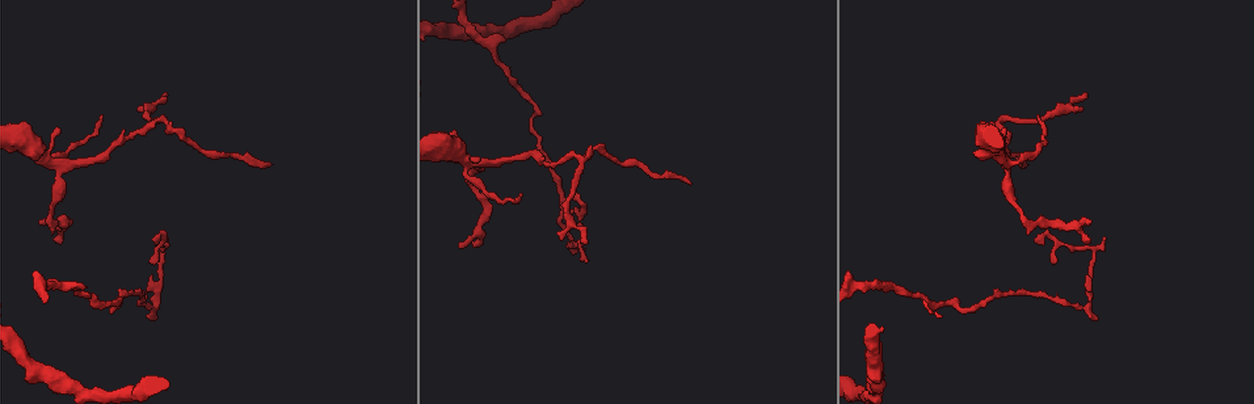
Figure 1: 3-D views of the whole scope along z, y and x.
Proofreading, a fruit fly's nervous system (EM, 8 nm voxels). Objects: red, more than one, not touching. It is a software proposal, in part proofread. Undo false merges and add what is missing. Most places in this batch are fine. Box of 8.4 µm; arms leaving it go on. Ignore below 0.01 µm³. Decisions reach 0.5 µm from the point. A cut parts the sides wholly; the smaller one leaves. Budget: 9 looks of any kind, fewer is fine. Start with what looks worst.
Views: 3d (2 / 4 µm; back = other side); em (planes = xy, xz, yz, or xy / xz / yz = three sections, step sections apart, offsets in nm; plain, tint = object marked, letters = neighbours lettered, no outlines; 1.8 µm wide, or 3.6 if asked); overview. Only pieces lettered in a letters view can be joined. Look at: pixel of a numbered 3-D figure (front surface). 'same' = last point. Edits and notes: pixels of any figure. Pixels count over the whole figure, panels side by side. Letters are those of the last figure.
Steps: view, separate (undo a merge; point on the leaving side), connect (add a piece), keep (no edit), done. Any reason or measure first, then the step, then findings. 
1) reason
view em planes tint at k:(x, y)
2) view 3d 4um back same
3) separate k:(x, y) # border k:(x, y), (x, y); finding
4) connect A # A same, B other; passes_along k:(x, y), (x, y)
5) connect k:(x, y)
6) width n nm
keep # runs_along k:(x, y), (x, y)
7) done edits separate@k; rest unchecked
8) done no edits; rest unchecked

sharp bend
view 3d 4um at 1:(1084, 308)

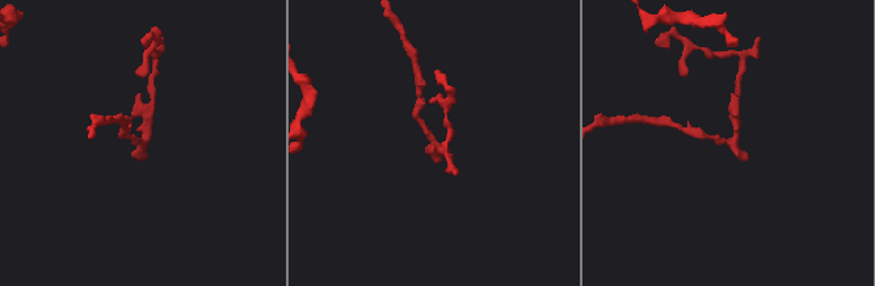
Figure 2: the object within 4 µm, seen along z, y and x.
view em planes letters at 2:(434, 139)

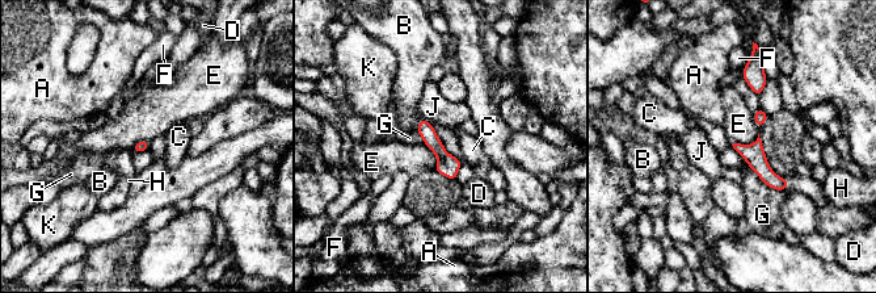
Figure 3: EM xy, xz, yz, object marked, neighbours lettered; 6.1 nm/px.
keep # A other, B other, C other, D other, E other, F other, G other, H other, J other, K other; runs_along 3:(733, 145), (784, 184); one neuron here

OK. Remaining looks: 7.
tapers out
view 3d 2um at 1:(269, 164)

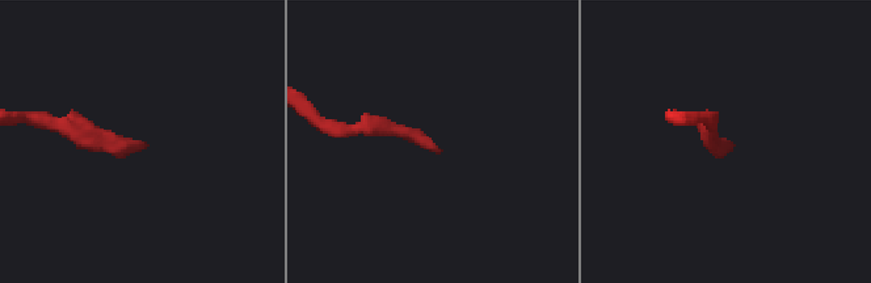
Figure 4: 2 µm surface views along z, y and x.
view em yz step 8 tint at 4:(141, 147)

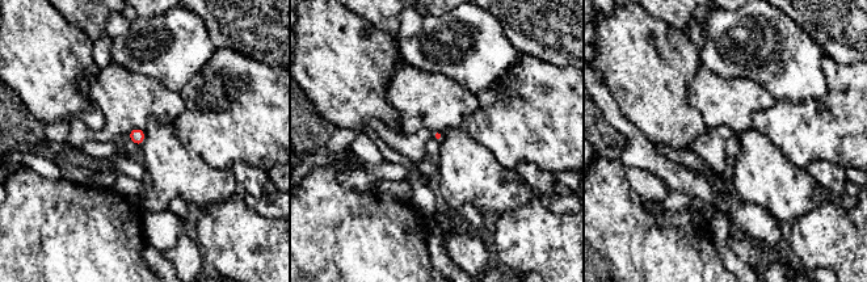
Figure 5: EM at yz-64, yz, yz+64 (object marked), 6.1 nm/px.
view em planes letters same

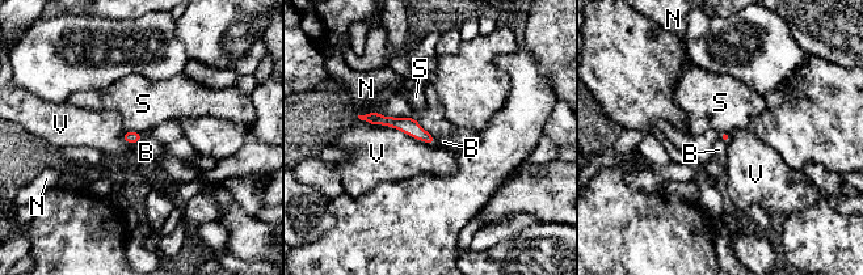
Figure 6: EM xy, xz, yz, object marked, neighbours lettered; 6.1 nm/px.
keep # B other, N other, S other, V other; runs_along 6:(367, 117), (407, 125), (430, 140); none of them fits

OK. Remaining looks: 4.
branch stops here
view em xz step 4 letters at 1:(584, 239)

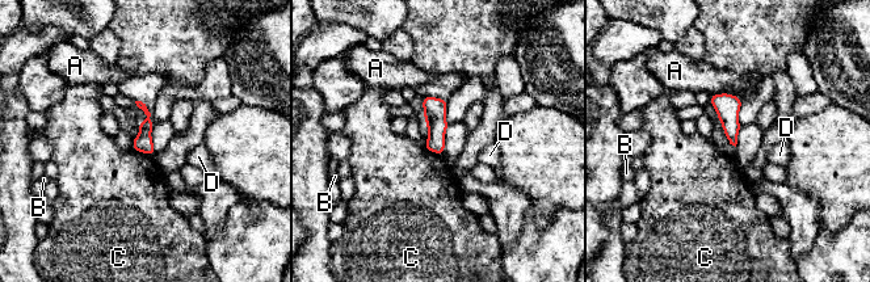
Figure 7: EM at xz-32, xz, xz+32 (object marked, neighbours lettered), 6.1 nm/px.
width 110 nm
keep # A other, B other, C other, D other; border 7:(131, 148), (151, 156); no lettered piece goes on from it

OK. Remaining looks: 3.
thin end
view 3d 4um at 1:(54, 239)

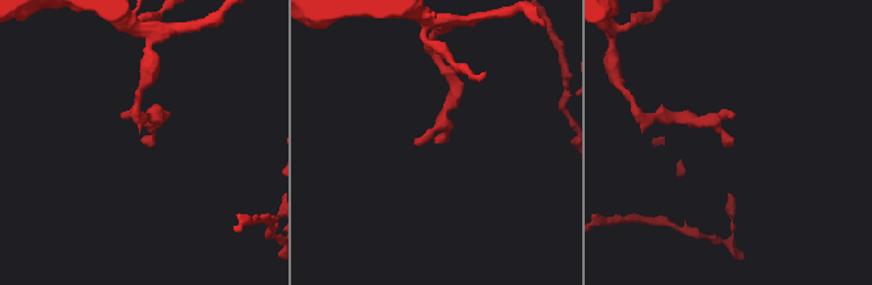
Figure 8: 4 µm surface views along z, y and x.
view em xz step 4 letters at 8:(731, 142)

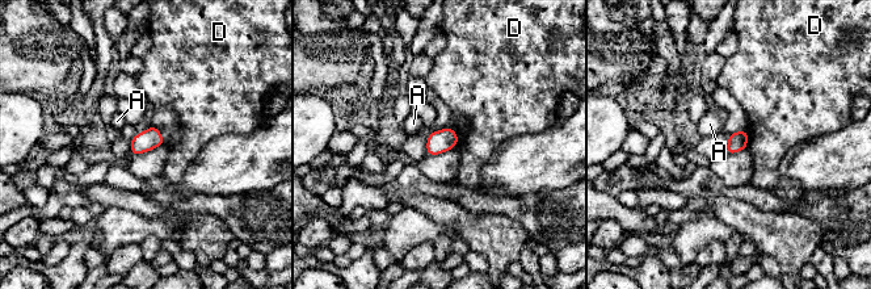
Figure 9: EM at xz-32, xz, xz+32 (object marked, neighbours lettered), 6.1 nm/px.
width 120 nm; longest_contact D 120 nm
keep # A other, D other; none of them fits

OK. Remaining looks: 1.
done no edits; rest unchecked

